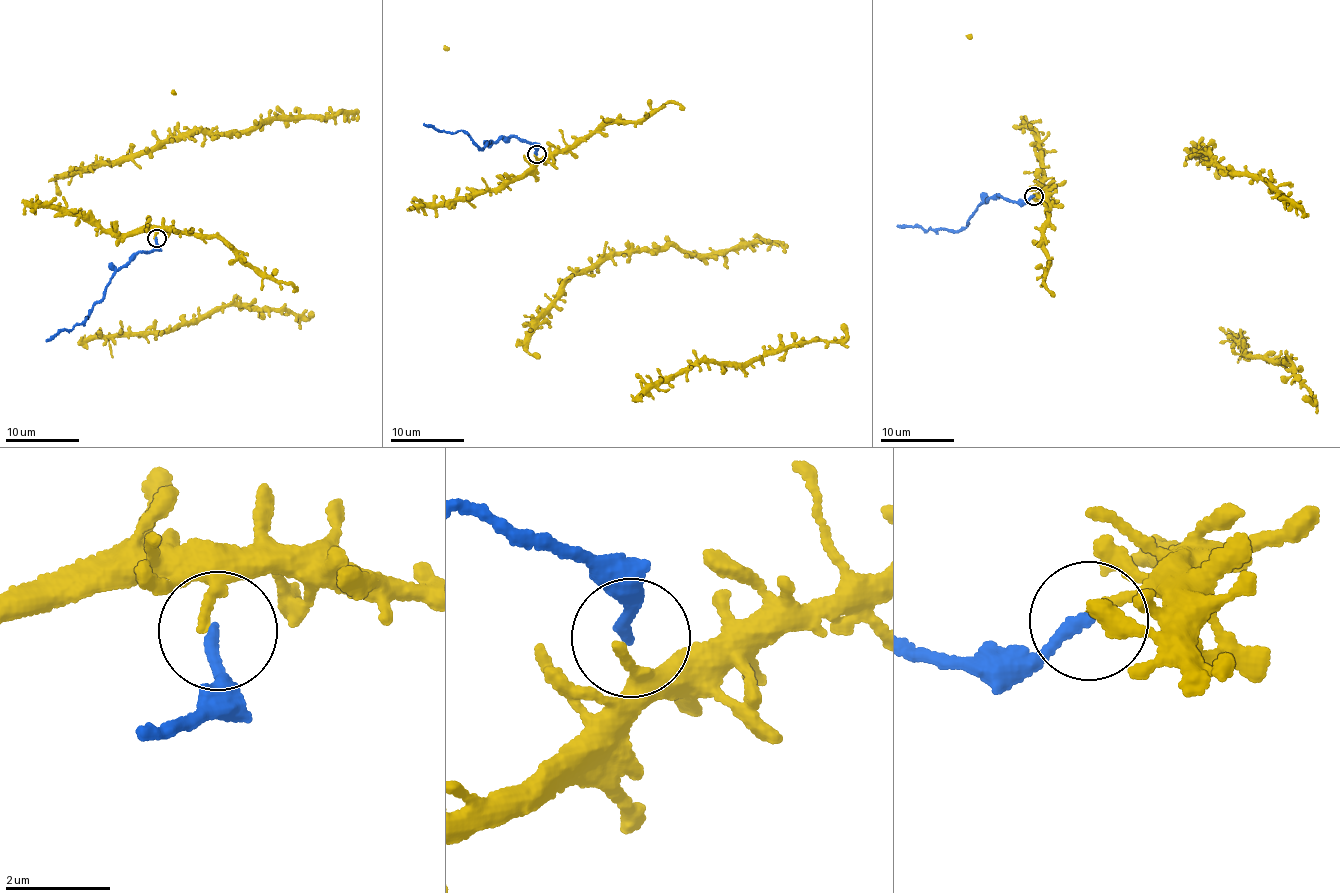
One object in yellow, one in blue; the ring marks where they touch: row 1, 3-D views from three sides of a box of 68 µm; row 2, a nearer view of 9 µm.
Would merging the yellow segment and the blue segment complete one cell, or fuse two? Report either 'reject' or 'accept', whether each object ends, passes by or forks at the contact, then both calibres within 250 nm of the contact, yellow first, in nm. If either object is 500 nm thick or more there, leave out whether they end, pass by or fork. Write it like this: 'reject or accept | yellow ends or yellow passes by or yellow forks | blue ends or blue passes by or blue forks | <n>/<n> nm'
reject | yellow ends | blue ends | 160/200 nm

